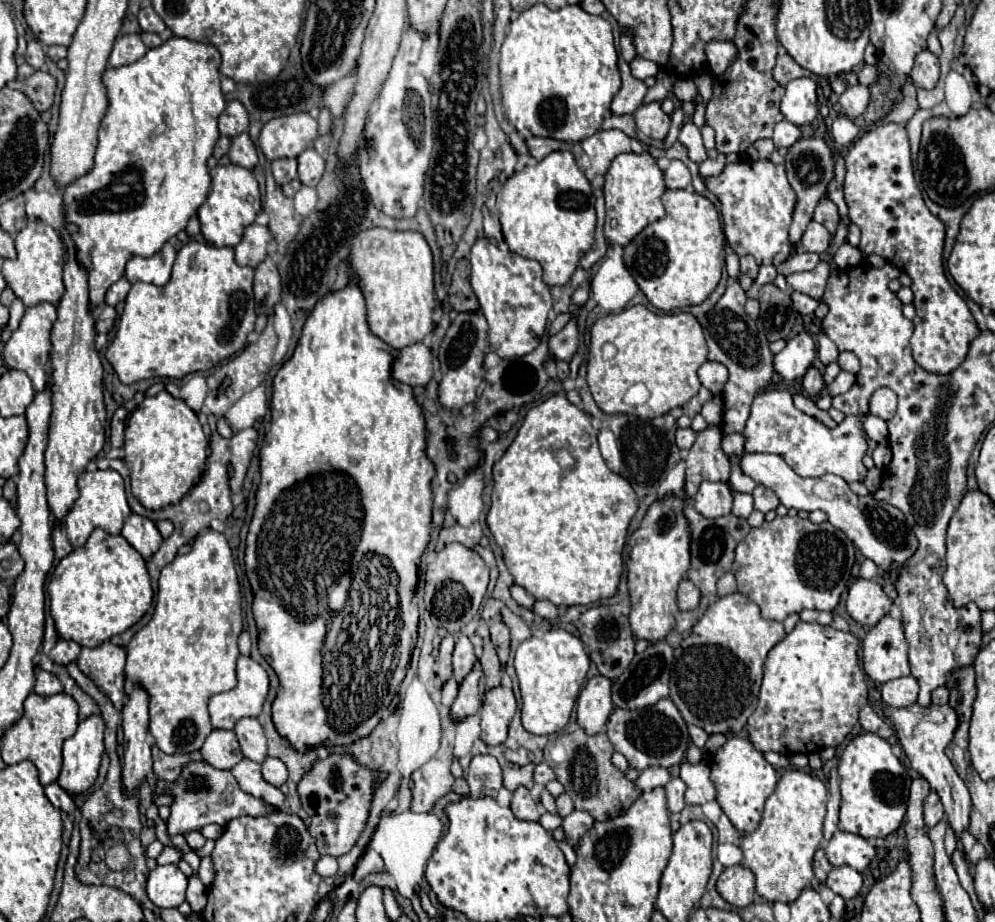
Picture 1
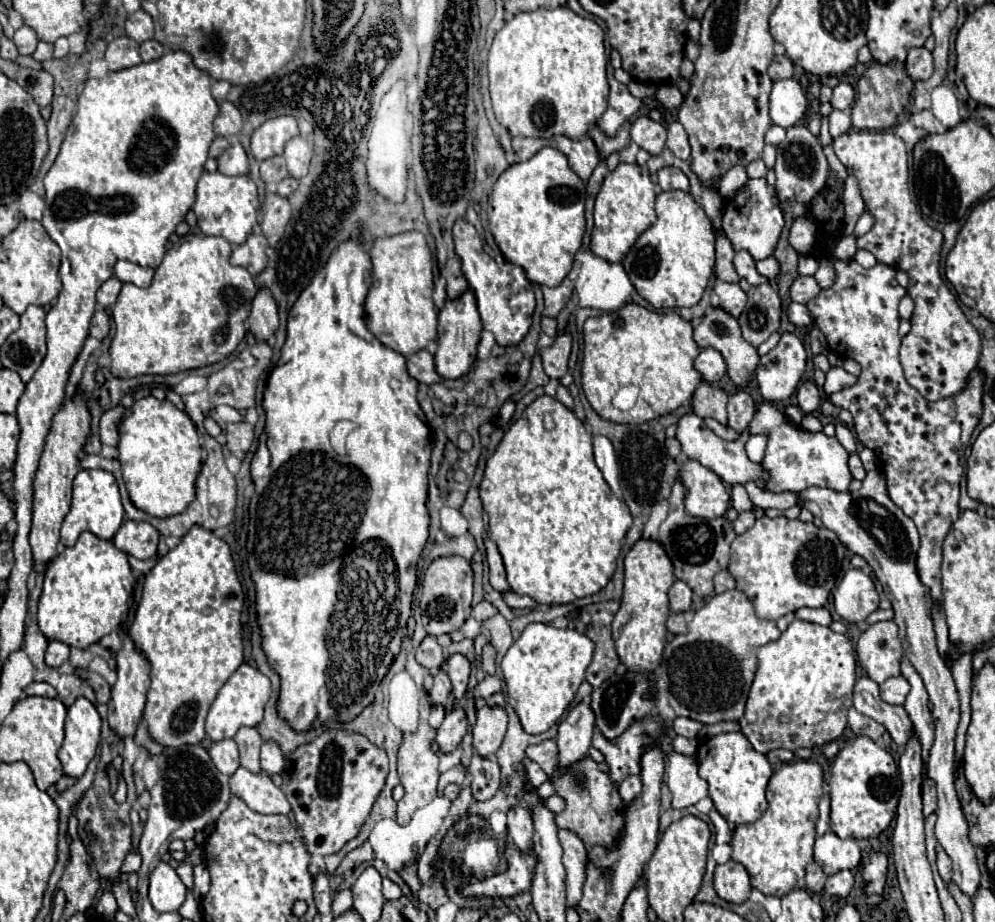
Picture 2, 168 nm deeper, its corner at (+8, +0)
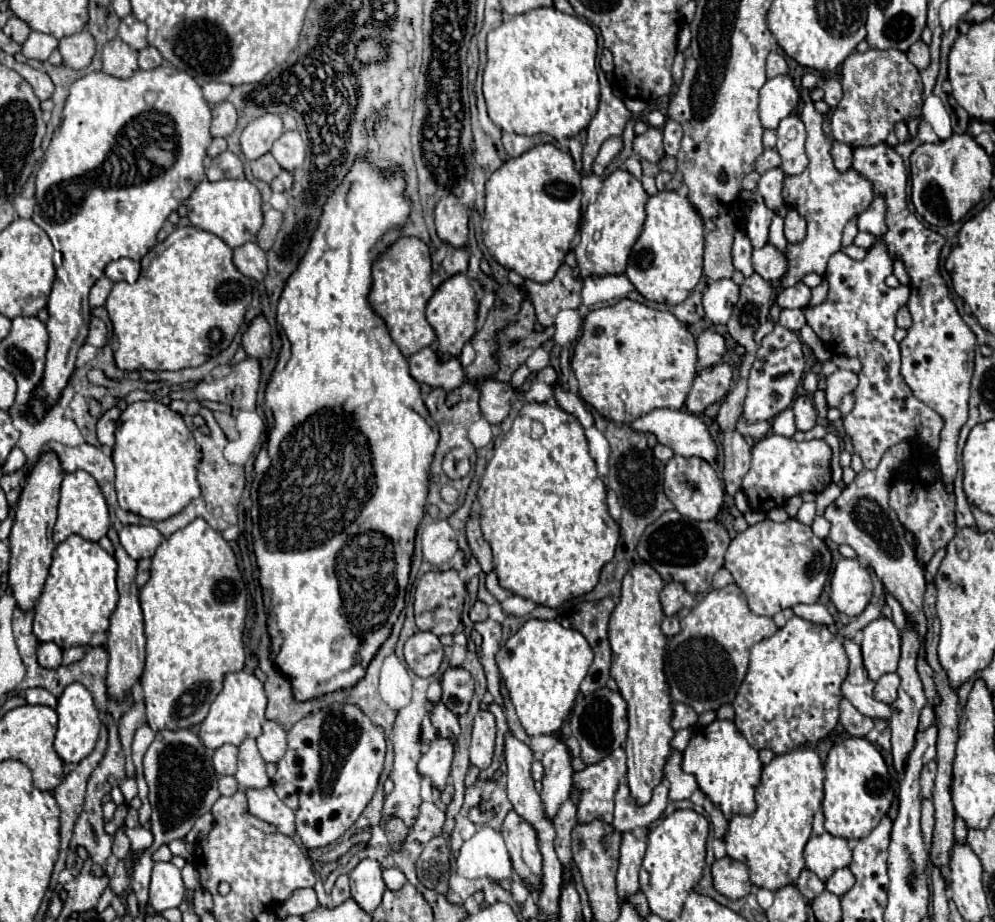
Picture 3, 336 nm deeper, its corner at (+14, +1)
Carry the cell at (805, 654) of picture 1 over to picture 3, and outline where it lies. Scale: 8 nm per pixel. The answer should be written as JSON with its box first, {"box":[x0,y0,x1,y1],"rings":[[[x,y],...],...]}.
{"box":[732,616,848,754],"rings":[[[794,616],[774,636],[764,638],[750,648],[750,668],[736,694],[736,700],[732,702],[736,710],[734,724],[756,750],[770,748],[774,754],[786,754],[800,746],[816,744],[838,724],[838,704],[842,700],[840,686],[846,678],[846,672],[848,656],[842,648],[842,642],[826,626]]]}

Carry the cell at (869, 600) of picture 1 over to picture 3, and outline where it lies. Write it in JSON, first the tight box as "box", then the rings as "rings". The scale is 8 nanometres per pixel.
{"box":[830,558,872,616],"rings":[[[840,558],[832,578],[830,600],[838,612],[848,616],[862,614],[872,598],[872,580],[868,570],[862,568],[858,560]]]}

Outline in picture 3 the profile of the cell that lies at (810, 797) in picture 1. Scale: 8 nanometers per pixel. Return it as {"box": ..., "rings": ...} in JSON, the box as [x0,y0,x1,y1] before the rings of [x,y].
{"box":[724,748,824,892],"rings":[[[812,748],[792,750],[790,754],[776,756],[768,766],[764,766],[762,780],[756,788],[756,804],[758,804],[756,812],[752,816],[740,816],[740,814],[732,816],[730,838],[728,838],[728,832],[724,836],[728,856],[748,866],[752,884],[756,884],[758,888],[772,890],[772,892],[780,890],[782,886],[796,884],[802,868],[806,866],[802,852],[812,834],[812,818],[814,818],[814,812],[822,804],[822,796],[824,796],[824,766]]]}

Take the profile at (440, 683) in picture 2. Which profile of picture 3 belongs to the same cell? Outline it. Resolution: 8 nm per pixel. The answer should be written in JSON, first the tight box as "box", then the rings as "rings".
{"box":[430,700,460,740],"rings":[[[442,700],[434,702],[432,712],[430,712],[430,718],[432,718],[432,724],[436,726],[436,730],[438,730],[440,736],[452,738],[452,740],[458,738],[458,734],[460,734],[458,716],[454,716],[454,712],[450,712],[446,708],[446,704],[442,704]]]}

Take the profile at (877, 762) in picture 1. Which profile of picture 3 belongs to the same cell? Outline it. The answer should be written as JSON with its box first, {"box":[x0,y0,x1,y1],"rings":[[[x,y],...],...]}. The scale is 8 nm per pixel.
{"box":[822,738,896,838],"rings":[[[846,738],[844,742],[832,746],[824,770],[826,782],[822,806],[826,816],[826,830],[840,838],[868,836],[880,824],[882,816],[886,816],[892,798],[896,796],[892,776],[878,748],[866,738]]]}

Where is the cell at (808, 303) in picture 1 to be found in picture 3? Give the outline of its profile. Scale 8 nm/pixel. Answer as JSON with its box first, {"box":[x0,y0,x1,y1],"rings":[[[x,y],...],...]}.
{"box":[778,308,806,332],"rings":[[[794,308],[794,310],[782,310],[780,312],[780,320],[778,320],[780,326],[792,330],[792,332],[800,332],[800,328],[806,324],[806,318],[804,318],[804,312]]]}

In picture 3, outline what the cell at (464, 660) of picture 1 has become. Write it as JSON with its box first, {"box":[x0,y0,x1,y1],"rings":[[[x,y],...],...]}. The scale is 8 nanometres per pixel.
{"box":[442,666,474,714],"rings":[[[450,666],[442,676],[442,702],[454,712],[464,714],[474,694],[474,680],[468,670]]]}

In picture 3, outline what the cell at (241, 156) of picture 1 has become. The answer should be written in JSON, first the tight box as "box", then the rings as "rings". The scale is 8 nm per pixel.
{"box":[206,150,244,180],"rings":[[[226,150],[222,154],[218,154],[214,160],[212,160],[212,166],[208,168],[206,172],[208,180],[222,180],[222,178],[242,178],[244,176],[244,168],[242,168],[242,162],[240,158]]]}

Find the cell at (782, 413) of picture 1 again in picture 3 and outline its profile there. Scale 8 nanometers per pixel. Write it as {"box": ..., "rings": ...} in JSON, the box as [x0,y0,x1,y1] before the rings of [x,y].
{"box":[744,434,832,512],"rings":[[[768,434],[752,448],[752,466],[744,476],[744,494],[750,500],[752,510],[768,512],[772,508],[784,506],[788,498],[800,492],[822,492],[832,482],[832,448],[826,440],[804,440],[796,442],[786,436]]]}

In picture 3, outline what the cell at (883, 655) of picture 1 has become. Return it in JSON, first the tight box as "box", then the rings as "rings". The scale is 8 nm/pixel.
{"box":[860,618,900,682],"rings":[[[878,618],[862,630],[864,638],[860,642],[864,668],[872,682],[888,672],[896,672],[900,660],[900,630],[890,618]]]}

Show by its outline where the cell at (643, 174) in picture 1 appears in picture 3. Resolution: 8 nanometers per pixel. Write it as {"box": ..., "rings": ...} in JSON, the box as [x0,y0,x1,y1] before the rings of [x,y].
{"box":[574,168,648,276],"rings":[[[618,168],[604,180],[602,190],[598,192],[598,198],[588,204],[586,214],[582,216],[580,238],[574,246],[580,276],[624,272],[630,250],[644,228],[646,202],[648,202],[648,194],[642,188],[642,182],[634,178],[628,170]]]}

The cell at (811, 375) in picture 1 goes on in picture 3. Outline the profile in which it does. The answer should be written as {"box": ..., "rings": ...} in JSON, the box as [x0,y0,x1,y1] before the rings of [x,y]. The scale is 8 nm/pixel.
{"box":[792,394,816,430],"rings":[[[808,394],[798,396],[792,404],[792,410],[796,414],[796,428],[798,430],[810,430],[816,424],[816,410],[814,410],[812,398]]]}

